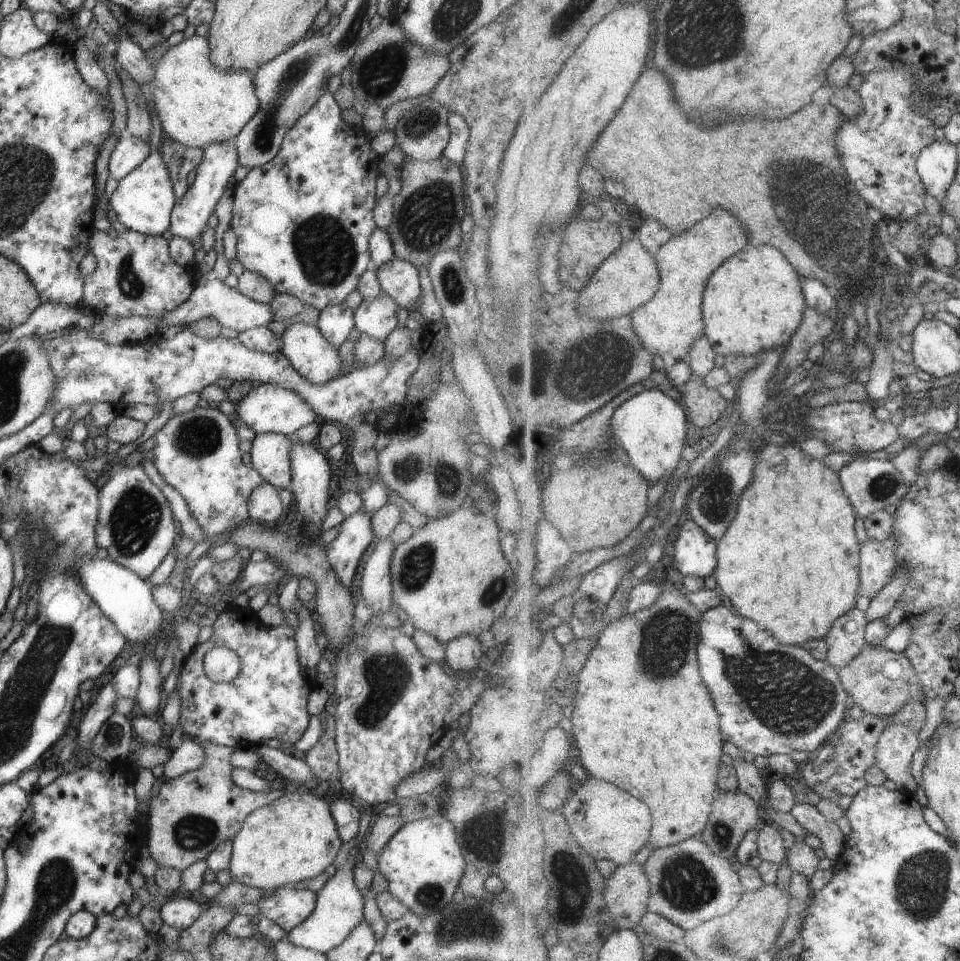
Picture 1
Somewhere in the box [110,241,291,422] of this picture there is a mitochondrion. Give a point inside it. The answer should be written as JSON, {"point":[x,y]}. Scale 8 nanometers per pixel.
{"point":[130,284]}

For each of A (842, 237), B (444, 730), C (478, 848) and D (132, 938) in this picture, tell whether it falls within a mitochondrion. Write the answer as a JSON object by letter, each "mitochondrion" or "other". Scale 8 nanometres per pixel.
{"A":"mitochondrion","B":"other","C":"mitochondrion","D":"other"}

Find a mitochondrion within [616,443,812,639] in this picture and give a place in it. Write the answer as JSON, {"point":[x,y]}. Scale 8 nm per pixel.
{"point":[716,501]}

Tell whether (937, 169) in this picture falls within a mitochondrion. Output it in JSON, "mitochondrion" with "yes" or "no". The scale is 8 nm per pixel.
{"mitochondrion":"no"}

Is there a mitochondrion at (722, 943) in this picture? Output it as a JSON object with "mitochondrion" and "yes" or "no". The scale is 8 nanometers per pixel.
{"mitochondrion":"yes"}

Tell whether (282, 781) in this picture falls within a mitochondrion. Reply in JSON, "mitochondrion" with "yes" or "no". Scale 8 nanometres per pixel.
{"mitochondrion":"no"}

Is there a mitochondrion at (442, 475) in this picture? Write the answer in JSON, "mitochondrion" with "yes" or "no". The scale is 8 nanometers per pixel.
{"mitochondrion":"yes"}

